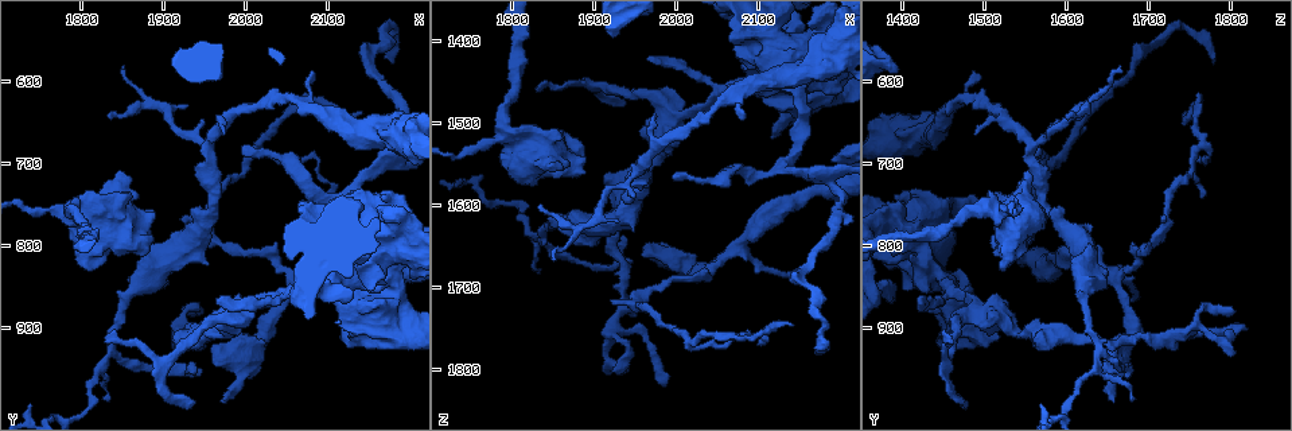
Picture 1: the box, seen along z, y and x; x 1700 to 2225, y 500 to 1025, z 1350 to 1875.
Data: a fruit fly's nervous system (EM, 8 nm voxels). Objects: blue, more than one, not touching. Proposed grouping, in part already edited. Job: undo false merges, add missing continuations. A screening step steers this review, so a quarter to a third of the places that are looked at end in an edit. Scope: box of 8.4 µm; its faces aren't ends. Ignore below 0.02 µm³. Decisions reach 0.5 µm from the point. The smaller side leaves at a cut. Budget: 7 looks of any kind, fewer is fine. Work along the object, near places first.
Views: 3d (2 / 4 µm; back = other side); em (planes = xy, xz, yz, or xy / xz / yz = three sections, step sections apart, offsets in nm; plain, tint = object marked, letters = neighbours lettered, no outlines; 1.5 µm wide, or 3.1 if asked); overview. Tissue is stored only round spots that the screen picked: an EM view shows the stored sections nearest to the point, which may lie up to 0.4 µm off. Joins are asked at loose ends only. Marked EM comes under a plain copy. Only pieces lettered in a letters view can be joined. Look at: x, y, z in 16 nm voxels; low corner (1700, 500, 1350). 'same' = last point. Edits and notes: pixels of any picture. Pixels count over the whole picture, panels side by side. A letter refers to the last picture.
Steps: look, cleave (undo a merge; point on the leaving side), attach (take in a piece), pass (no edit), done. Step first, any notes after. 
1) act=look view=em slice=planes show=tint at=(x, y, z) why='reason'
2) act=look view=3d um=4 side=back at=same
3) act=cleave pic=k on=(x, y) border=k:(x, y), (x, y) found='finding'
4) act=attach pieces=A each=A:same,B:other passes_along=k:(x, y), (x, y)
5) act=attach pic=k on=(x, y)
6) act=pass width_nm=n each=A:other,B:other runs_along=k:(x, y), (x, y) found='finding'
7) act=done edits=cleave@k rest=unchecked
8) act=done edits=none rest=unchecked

act=look view=3d um=2 at=(1975, 990, 1655) why='branch stops here'

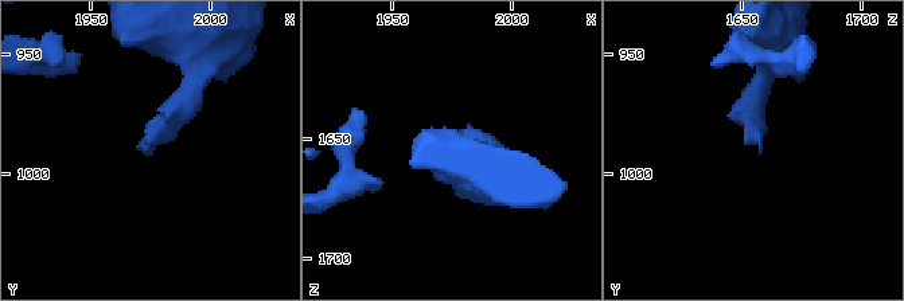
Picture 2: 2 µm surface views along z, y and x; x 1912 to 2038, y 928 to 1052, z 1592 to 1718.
act=look view=em slice=xz step=8 show=tint at=(1970, 990, 1657) why='shape alone is not enough'

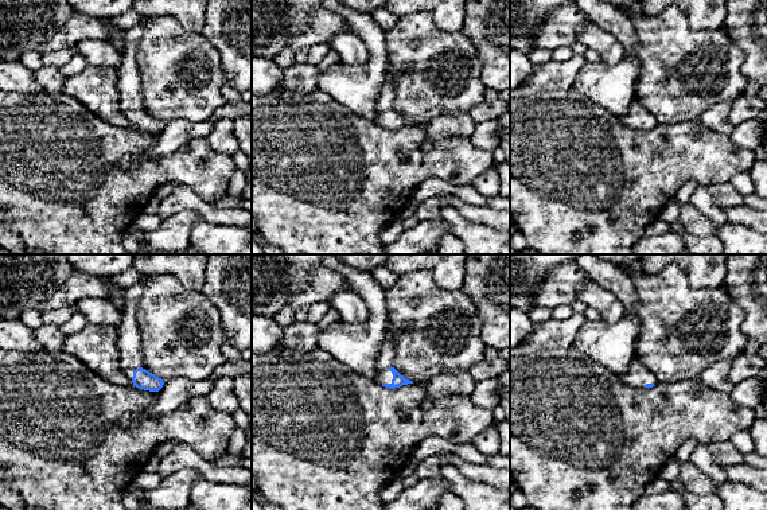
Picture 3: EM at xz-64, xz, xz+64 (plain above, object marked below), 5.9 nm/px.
act=look view=em slice=planes show=letters at=same why='cut it another way'

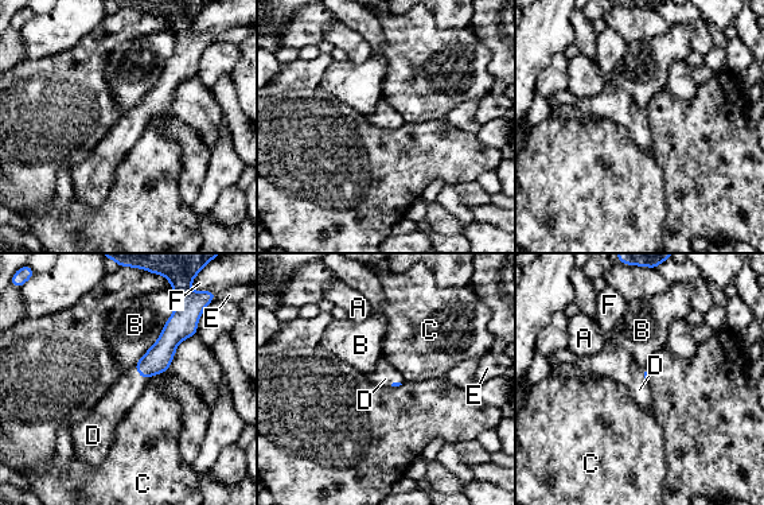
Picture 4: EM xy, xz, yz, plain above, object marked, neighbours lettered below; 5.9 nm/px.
act=attach pieces=D longest_contact=B:460nm each=A:other,B:other,C:other,D:same,E:other,F:other passes_along=4:(158, 358), (140, 375), (120, 397) found='it goes on there'

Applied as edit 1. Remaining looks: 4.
act=look view=overview

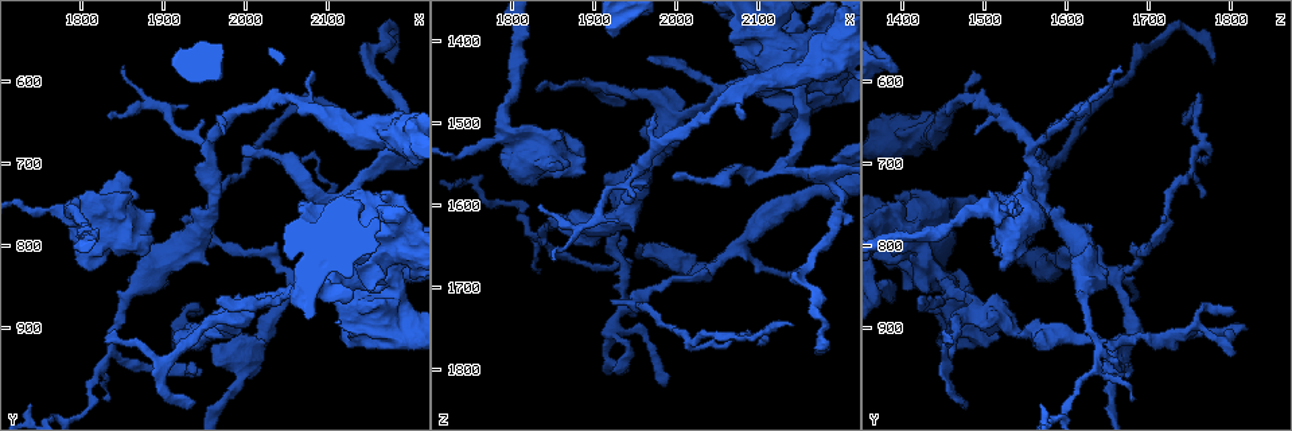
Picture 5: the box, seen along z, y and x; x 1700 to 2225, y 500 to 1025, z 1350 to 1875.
act=look view=3d um=4 side=back at=(1770, 755, 1525) why='sharp bend'

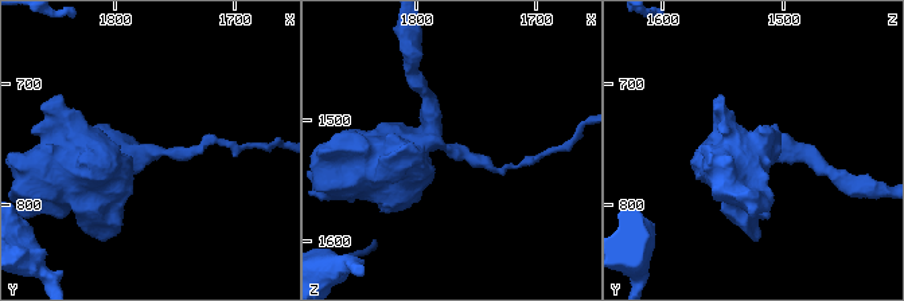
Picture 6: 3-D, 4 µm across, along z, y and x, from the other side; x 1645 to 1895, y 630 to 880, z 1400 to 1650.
act=look view=em um=3.1 slice=xy step=8 show=letters at=(1768, 756, 1524) why='need the tissue'

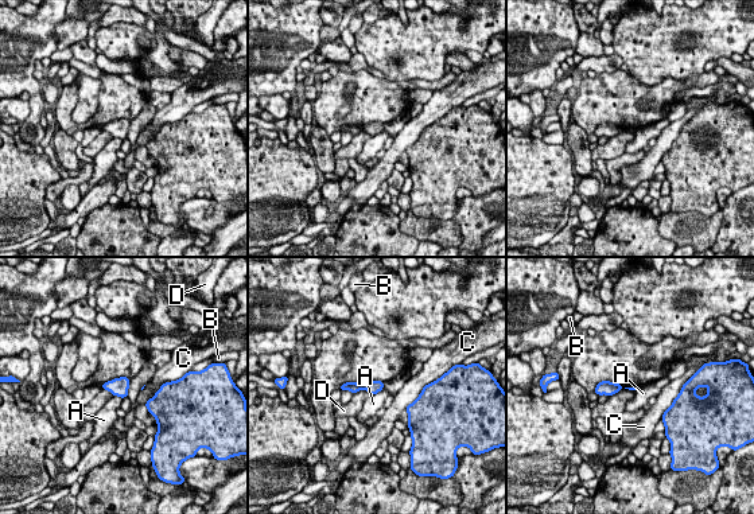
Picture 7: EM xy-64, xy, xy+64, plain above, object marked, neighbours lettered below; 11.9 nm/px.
act=look view=em um=3.1 slice=xz step=8 show=letters at=same why='cut it another way'

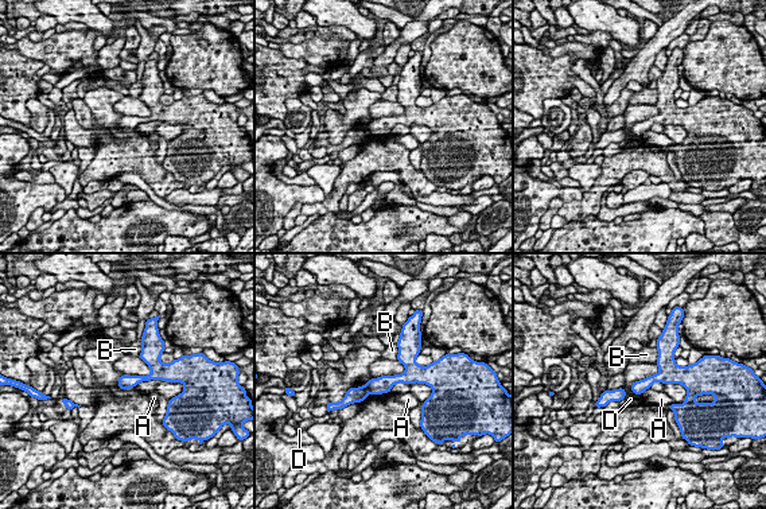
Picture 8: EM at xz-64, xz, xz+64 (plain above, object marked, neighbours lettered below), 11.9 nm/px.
act=cleave pic=8 on=(354, 395) width_nm=160 each=A:other,B:other,D:other border=8:(365, 385), (372, 392) found='two neurons meet here'

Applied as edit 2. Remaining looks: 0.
act=done edits=attach@4,cleave@8 rest=unchecked

